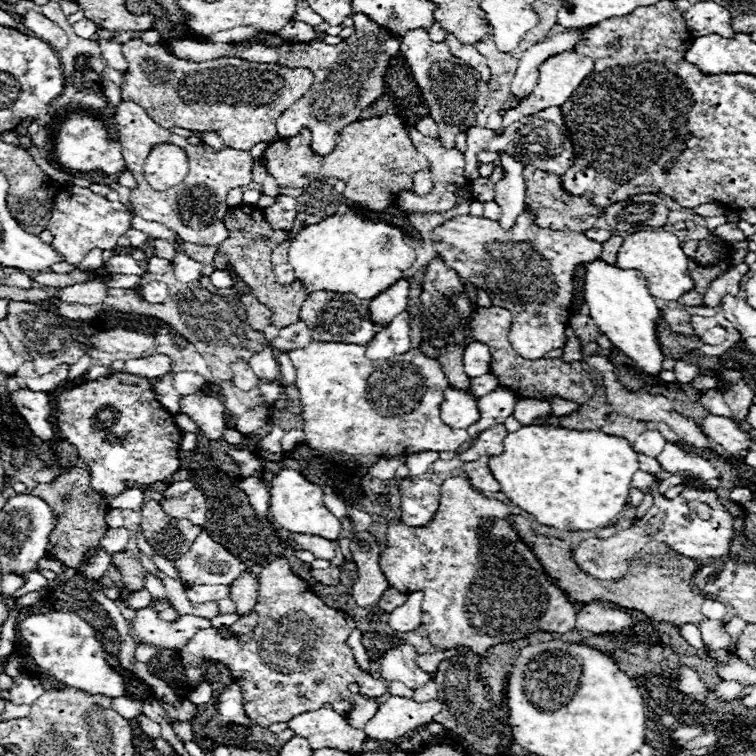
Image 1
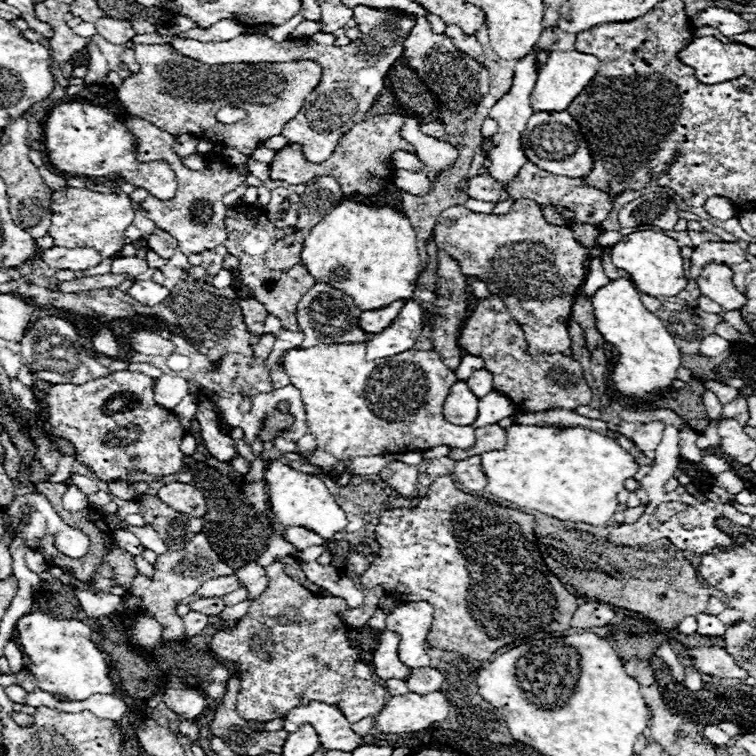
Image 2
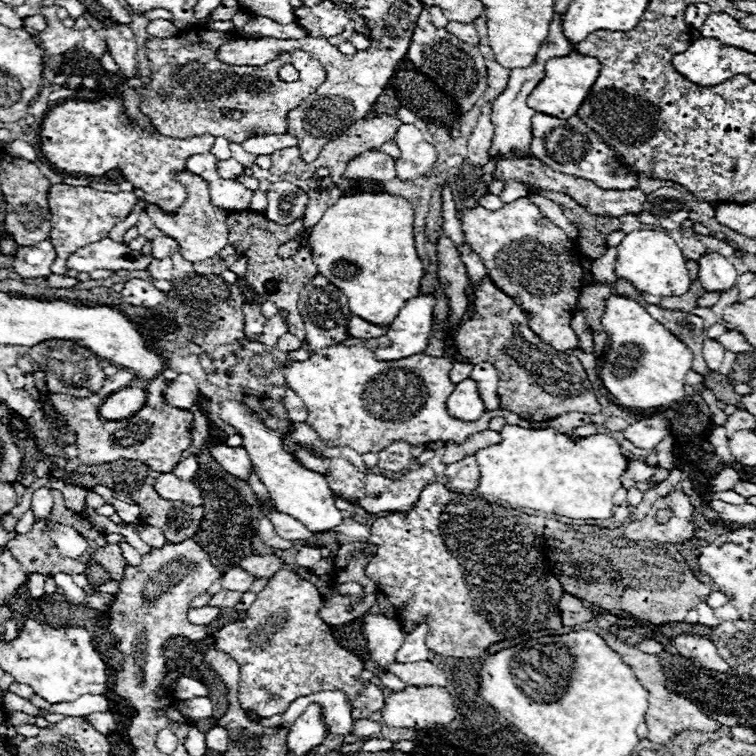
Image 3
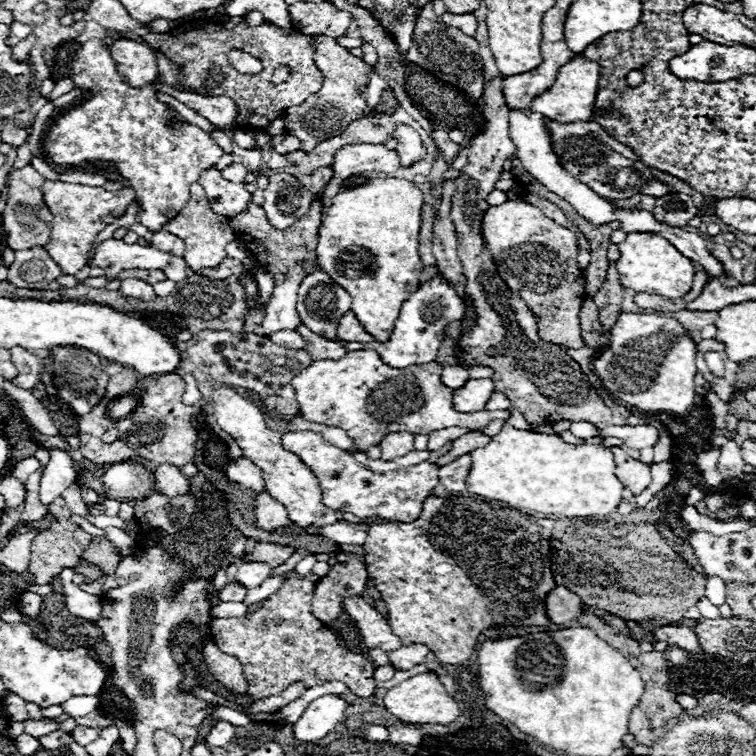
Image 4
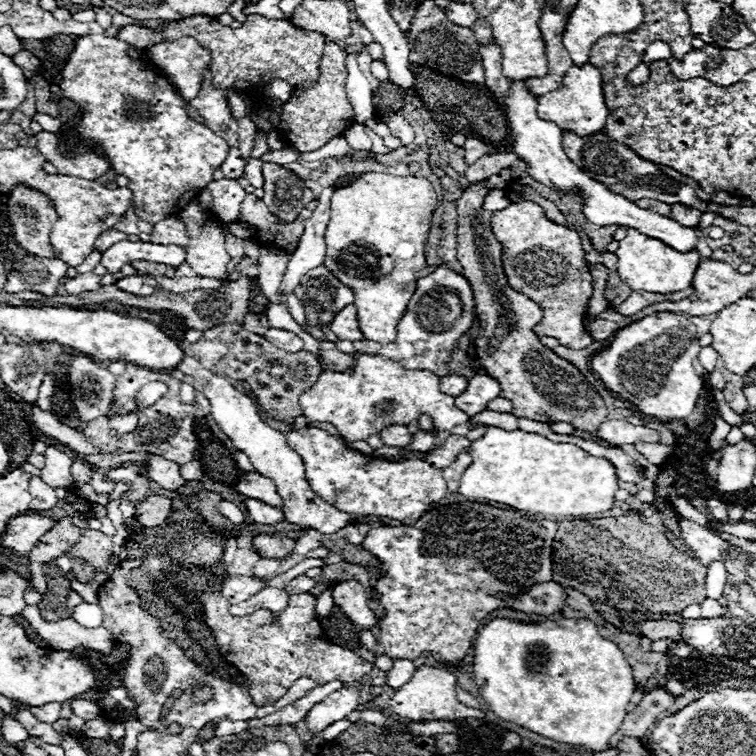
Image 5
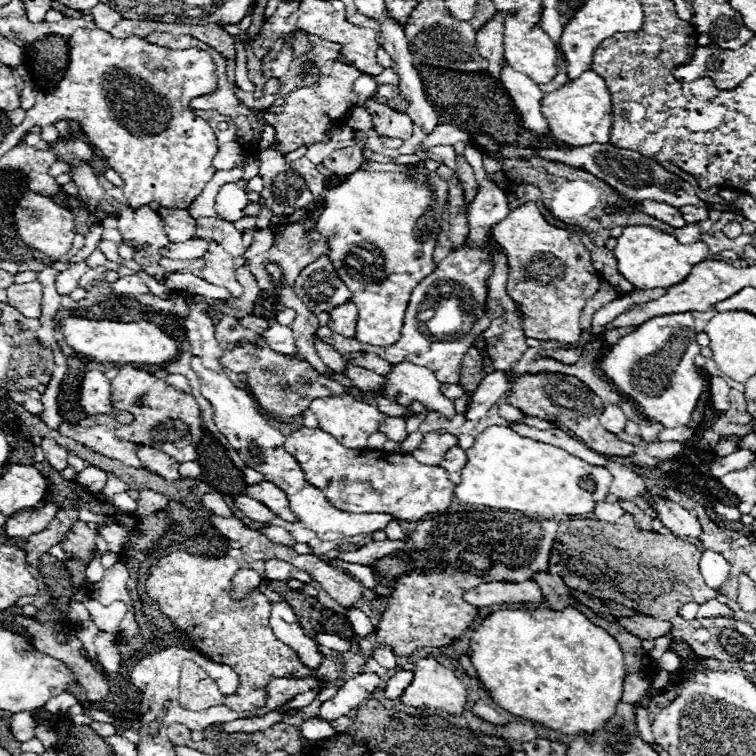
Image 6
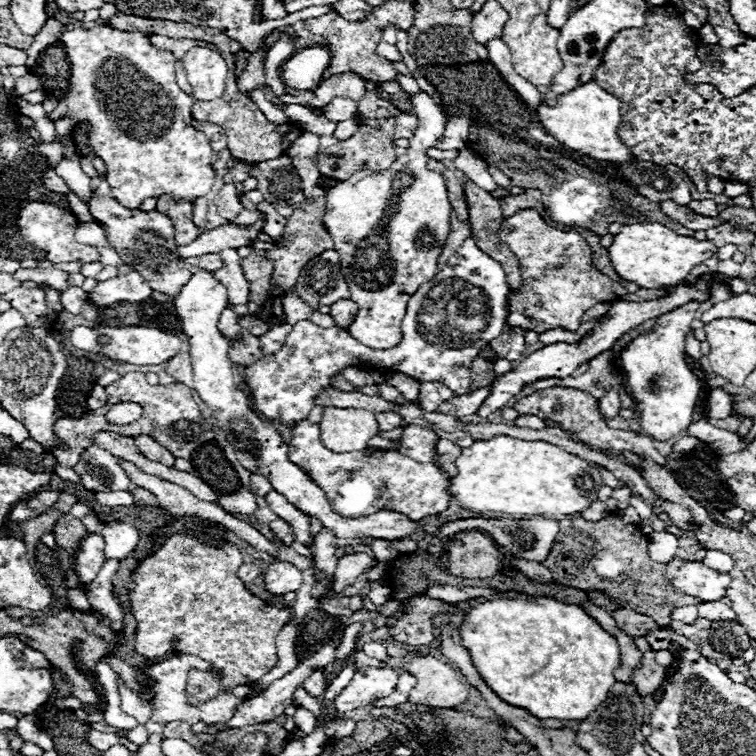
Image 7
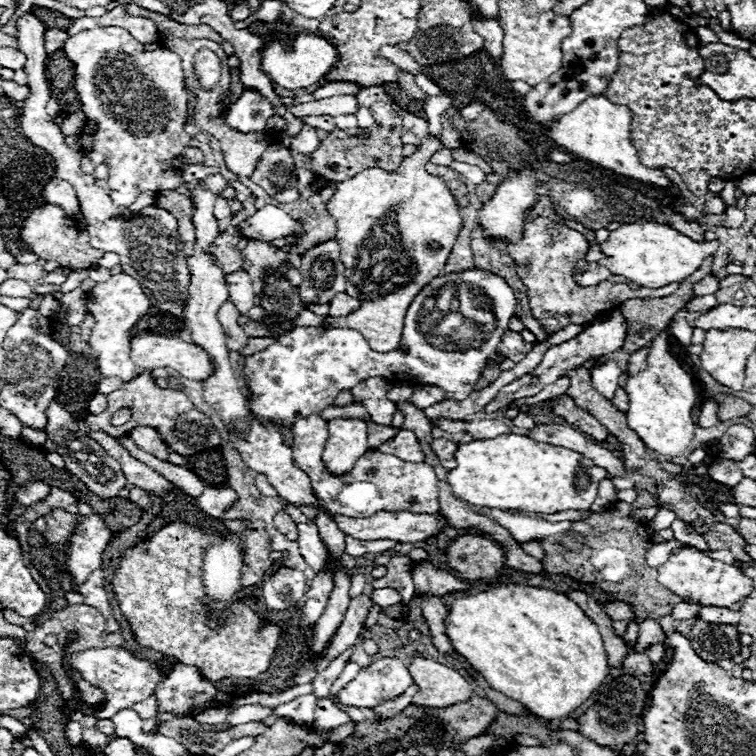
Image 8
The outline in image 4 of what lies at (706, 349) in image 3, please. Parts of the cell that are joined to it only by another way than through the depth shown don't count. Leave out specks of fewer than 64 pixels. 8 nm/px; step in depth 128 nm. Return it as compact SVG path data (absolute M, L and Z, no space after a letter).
M706 352L706 364L708 364L708 370L714 376L722 376L724 374L724 362L722 362L720 352Z

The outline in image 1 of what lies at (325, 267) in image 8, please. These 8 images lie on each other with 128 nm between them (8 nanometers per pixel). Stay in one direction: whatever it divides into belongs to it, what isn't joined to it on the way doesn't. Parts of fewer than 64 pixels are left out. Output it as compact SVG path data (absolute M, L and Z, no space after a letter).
M312 292L300 310L300 320L316 330L314 340L344 340L350 344L368 344L378 330L378 326L370 320L370 300L360 300L352 292Z

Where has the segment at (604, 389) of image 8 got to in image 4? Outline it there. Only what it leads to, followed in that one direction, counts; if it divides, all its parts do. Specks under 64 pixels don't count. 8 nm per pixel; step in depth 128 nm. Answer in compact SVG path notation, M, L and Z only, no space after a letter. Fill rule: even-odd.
M572 422L572 426L568 428L576 438L594 438L596 436L596 426L590 422ZM638 424L638 426L606 426L600 428L604 436L620 438L624 446L642 450L646 446L654 446L658 442L658 430L650 424Z

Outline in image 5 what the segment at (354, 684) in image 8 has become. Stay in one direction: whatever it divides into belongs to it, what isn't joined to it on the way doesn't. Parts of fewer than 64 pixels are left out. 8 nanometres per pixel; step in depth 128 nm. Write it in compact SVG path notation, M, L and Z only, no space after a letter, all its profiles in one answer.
M344 686L332 694L328 694L322 702L314 704L310 712L306 714L306 728L310 734L316 734L324 730L326 726L344 720L350 712L358 708L360 688L356 686Z

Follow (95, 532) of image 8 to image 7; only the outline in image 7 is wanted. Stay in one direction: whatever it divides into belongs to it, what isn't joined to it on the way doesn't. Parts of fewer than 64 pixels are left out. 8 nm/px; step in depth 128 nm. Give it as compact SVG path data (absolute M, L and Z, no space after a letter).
M88 534L78 548L76 554L76 572L84 584L90 582L90 578L96 576L98 568L104 562L104 538L98 534Z

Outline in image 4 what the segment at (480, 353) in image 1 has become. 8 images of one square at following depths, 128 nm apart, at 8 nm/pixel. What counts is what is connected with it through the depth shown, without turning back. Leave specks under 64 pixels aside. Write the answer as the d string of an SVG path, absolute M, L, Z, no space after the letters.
M444 366L442 368L442 382L448 388L460 388L468 382L468 370L464 366Z

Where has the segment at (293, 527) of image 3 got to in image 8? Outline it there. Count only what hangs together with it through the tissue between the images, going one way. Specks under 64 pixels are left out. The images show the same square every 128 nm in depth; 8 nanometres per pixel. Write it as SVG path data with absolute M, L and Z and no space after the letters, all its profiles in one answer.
M206 488L198 496L198 506L214 518L222 518L224 510L230 508L236 500L238 500L238 494L232 488Z

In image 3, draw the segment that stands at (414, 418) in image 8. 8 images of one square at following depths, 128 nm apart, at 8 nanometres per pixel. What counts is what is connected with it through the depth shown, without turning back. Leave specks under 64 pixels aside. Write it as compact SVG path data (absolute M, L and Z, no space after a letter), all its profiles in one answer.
M242 210L242 212L230 212L228 214L228 244L246 258L248 262L248 270L244 274L246 282L250 284L250 288L262 296L264 300L270 300L278 306L278 310L282 310L282 314L286 316L286 324L288 330L294 336L300 336L300 340L304 342L304 324L302 324L302 316L298 312L298 296L304 288L304 284L308 284L308 280L312 280L318 270L310 268L312 266L312 258L310 252L300 252L298 256L302 258L290 258L290 260L282 260L276 256L276 246L284 244L286 240L290 240L290 236L296 236L298 232L302 232L302 218L296 220L294 224L290 224L288 228L280 228L280 224L270 222L262 212L254 212L254 210Z

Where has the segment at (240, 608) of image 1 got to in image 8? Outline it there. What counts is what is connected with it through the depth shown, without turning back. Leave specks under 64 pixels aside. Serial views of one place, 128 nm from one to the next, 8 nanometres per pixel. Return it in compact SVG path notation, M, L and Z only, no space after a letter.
M278 512L274 516L274 526L280 534L284 534L288 540L296 540L298 538L298 530L296 530L296 524L292 522L292 518L286 514L286 512Z

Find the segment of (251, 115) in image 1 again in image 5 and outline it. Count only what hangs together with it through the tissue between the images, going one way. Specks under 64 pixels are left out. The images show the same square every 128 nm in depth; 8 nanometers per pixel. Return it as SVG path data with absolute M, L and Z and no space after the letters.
M258 14L248 15L246 22L232 30L230 26L222 26L220 22L208 18L208 16L196 16L180 22L172 22L164 32L156 34L140 26L124 26L116 38L124 40L138 48L150 48L158 42L166 40L178 40L182 36L192 36L200 46L210 50L212 62L210 72L214 74L214 88L228 88L234 90L238 80L248 82L246 90L248 96L260 104L264 98L264 88L272 80L280 78L290 82L294 88L312 88L318 82L318 62L324 50L324 36L318 32L308 32L302 28L296 28L290 20L266 20Z

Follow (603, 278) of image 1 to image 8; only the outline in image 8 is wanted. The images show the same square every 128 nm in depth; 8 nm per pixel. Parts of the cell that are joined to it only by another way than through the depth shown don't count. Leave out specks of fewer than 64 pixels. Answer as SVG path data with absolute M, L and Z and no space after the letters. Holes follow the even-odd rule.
M706 294L706 296L694 296L694 298L690 300L690 304L684 306L684 308L686 308L688 312L706 312L706 310L710 310L710 308L714 308L714 306L718 306L714 294ZM670 324L644 348L636 350L628 358L628 380L626 394L630 398L630 408L626 412L628 426L640 436L648 450L660 456L678 456L686 452L696 422L692 420L692 408L696 404L696 384L688 372L680 366L676 358L670 354Z

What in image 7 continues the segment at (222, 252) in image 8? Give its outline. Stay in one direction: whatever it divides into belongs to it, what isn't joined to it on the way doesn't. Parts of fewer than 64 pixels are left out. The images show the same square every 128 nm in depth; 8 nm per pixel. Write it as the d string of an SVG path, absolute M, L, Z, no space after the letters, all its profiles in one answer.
M204 254L204 256L188 258L182 260L182 262L184 262L184 264L198 266L198 268L204 268L204 270L218 270L218 268L222 268L220 254Z

